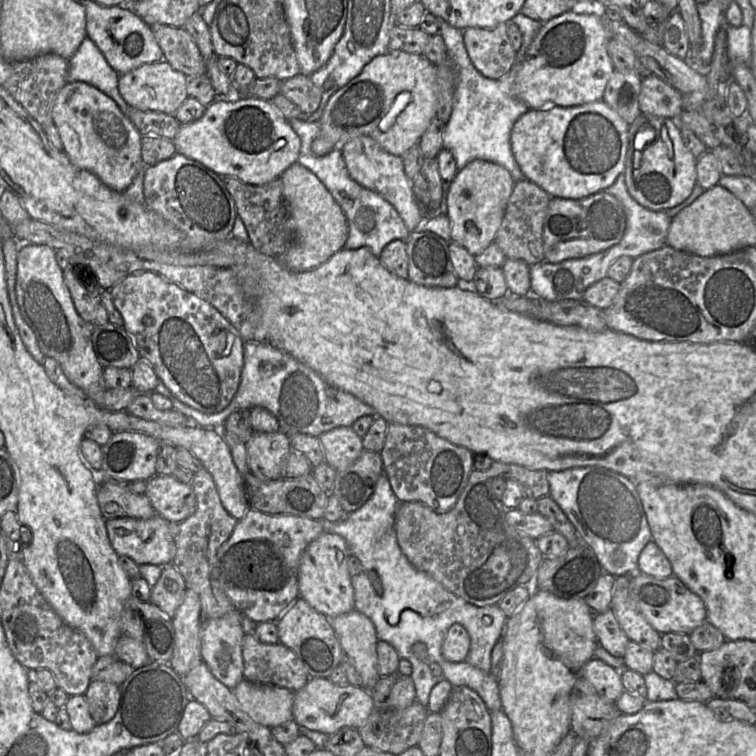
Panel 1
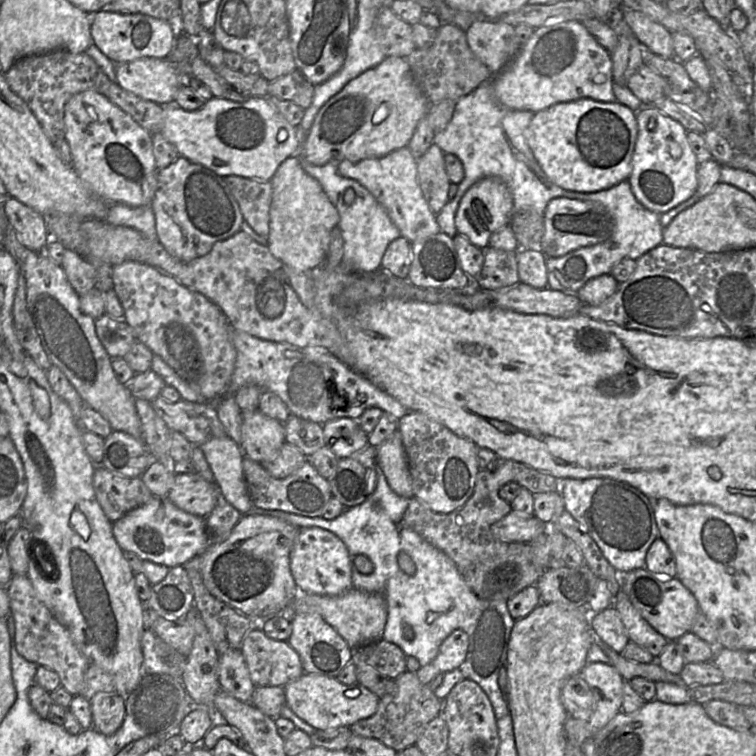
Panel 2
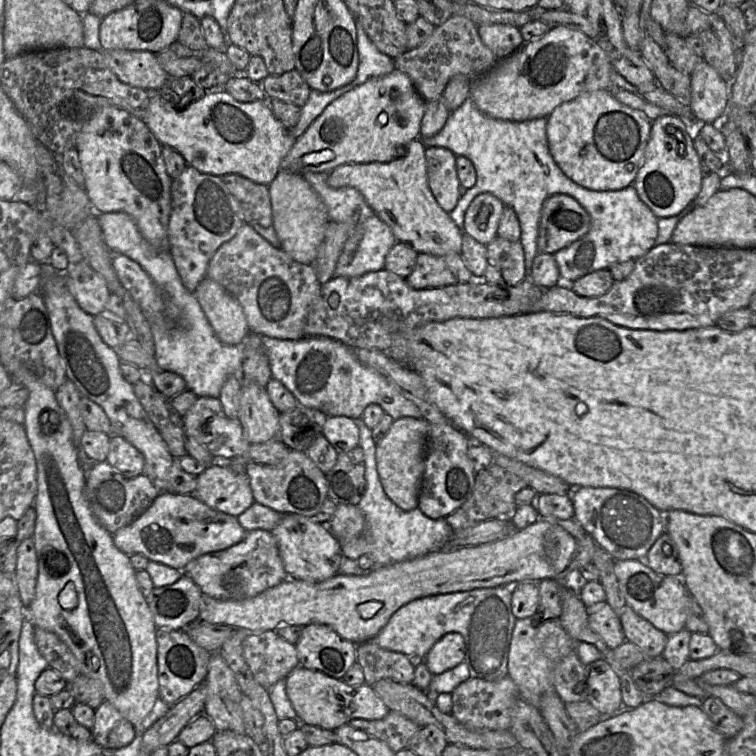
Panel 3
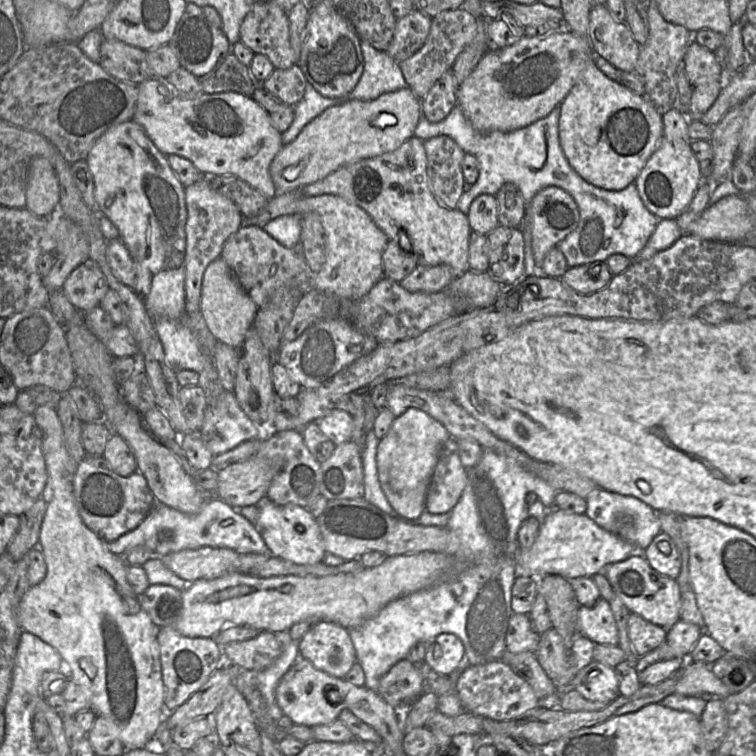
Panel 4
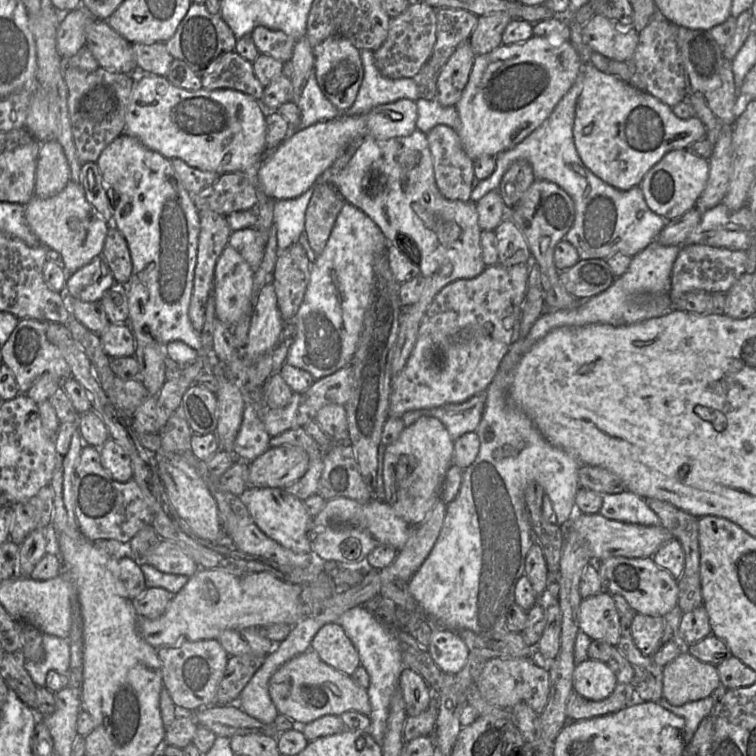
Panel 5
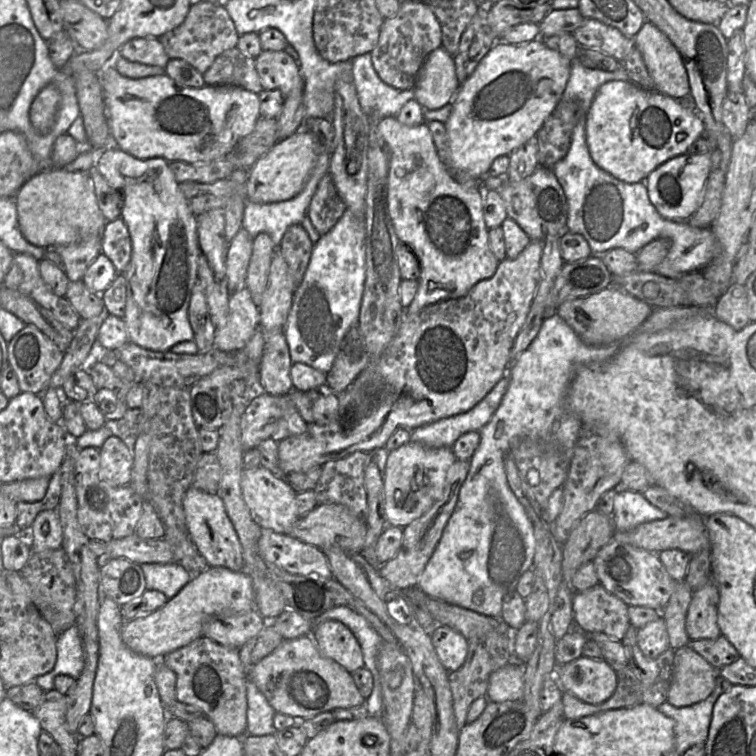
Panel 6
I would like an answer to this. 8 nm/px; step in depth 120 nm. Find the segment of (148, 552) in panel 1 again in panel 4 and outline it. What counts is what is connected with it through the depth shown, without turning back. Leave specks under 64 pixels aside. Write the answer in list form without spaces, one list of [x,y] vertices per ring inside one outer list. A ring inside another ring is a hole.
[[[217,497],[206,500],[198,514],[190,515],[157,503],[147,517],[134,530],[107,542],[107,549],[124,558],[136,546],[145,546],[159,557],[185,549],[201,547],[228,548],[239,554],[269,554],[257,528],[235,509]]]

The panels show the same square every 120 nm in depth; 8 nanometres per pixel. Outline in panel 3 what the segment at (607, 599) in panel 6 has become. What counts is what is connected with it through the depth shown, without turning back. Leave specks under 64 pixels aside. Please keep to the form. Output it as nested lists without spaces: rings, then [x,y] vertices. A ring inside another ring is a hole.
[[[604,601],[597,607],[588,609],[588,624],[592,631],[598,634],[606,645],[615,649],[625,642],[619,616]]]

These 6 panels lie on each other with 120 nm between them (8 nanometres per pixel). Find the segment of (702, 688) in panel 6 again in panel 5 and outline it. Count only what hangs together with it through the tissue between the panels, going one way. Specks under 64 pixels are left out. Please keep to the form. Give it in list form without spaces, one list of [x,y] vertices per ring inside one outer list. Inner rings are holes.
[[[689,652],[663,668],[663,698],[673,706],[709,697],[721,685],[716,666],[693,657]]]

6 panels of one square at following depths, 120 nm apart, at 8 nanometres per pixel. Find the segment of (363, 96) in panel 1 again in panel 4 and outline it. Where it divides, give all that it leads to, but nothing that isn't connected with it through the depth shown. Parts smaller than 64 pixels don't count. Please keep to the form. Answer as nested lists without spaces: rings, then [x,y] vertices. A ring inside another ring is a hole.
[[[410,87],[382,94],[374,100],[351,100],[327,108],[273,158],[269,173],[277,194],[298,191],[343,166],[394,151],[415,136],[421,116],[421,99]]]

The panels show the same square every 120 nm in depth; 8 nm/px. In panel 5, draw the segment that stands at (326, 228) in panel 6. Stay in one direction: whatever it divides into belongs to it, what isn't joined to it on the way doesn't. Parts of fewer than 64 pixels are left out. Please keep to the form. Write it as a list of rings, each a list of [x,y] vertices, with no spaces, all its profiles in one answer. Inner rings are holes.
[[[319,182],[305,214],[305,229],[310,247],[319,255],[327,243],[345,200],[329,182]]]

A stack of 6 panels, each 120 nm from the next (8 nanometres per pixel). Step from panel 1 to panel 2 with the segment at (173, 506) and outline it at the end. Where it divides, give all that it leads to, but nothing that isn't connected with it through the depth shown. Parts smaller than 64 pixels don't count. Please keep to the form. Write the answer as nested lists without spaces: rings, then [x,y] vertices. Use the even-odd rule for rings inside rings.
[[[197,473],[177,474],[167,499],[179,509],[205,519],[216,507],[220,492],[216,482],[209,483]]]

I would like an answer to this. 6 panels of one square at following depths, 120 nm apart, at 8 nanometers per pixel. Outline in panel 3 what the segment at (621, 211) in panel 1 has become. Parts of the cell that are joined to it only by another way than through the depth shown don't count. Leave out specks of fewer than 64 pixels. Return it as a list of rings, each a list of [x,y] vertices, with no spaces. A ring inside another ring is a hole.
[[[554,194],[542,204],[538,252],[554,254],[586,234],[591,225],[588,212],[572,196]]]

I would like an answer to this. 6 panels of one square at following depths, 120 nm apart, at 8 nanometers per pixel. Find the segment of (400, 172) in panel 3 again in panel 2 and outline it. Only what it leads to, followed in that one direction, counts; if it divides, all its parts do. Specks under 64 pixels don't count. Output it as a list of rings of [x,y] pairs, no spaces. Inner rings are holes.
[[[404,147],[383,157],[366,158],[358,162],[342,160],[338,164],[338,173],[364,186],[386,210],[400,234],[412,243],[441,232],[436,214],[430,209],[419,186],[417,164],[418,160],[408,147]]]

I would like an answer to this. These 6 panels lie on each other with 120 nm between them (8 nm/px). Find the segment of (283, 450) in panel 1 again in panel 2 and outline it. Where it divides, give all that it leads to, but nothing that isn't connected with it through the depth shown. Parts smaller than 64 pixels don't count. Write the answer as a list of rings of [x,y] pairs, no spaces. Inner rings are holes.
[[[258,409],[242,415],[241,448],[244,457],[263,464],[272,460],[285,442],[283,423]]]

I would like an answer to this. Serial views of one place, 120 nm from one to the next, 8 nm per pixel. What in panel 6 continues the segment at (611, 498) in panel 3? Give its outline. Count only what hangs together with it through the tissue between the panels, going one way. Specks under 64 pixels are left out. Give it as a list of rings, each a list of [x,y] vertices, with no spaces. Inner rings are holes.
[[[624,490],[614,497],[611,519],[615,530],[630,531],[643,523],[663,520],[667,516],[647,501],[641,492]]]

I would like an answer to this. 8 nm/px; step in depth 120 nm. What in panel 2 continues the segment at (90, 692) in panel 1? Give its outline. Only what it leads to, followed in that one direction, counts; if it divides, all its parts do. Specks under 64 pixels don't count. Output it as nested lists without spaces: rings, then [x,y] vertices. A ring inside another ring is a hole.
[[[117,693],[97,694],[91,700],[93,726],[104,735],[113,735],[125,717],[125,698]]]

